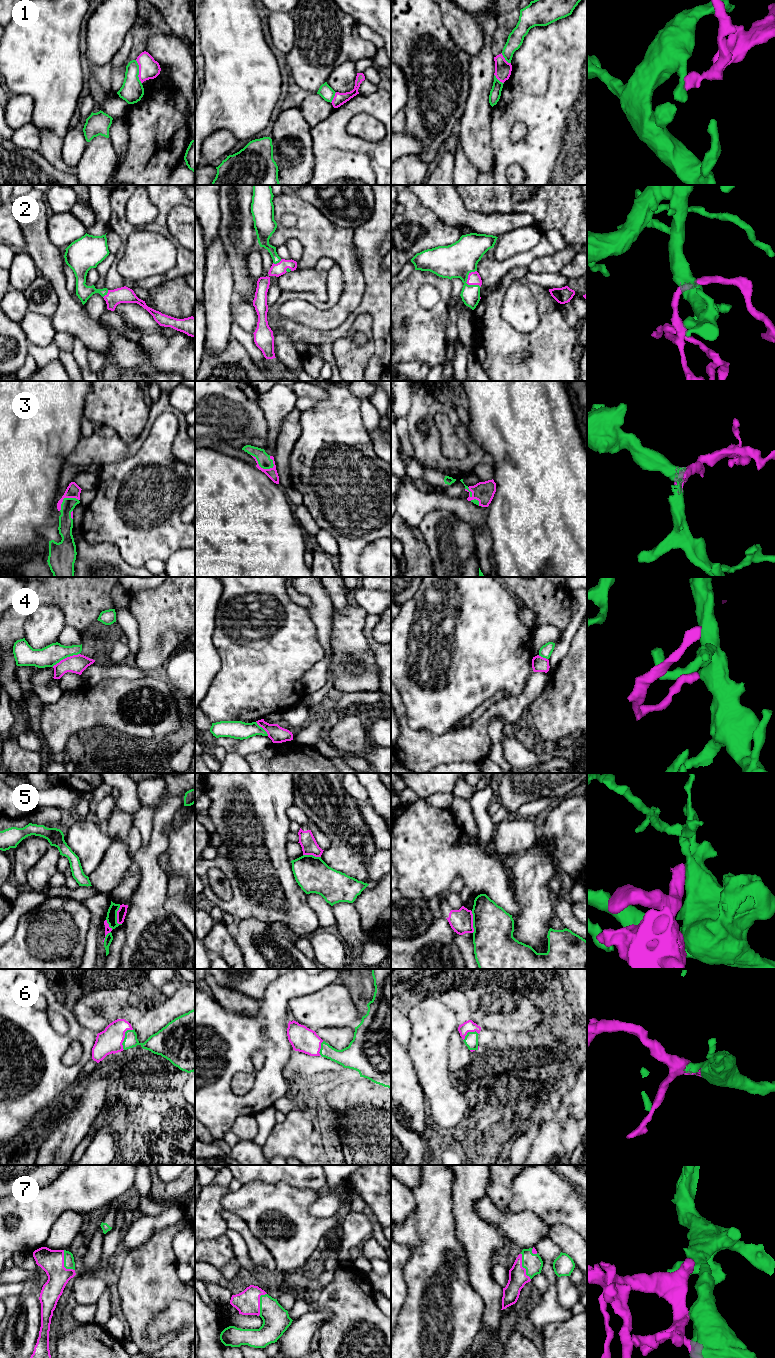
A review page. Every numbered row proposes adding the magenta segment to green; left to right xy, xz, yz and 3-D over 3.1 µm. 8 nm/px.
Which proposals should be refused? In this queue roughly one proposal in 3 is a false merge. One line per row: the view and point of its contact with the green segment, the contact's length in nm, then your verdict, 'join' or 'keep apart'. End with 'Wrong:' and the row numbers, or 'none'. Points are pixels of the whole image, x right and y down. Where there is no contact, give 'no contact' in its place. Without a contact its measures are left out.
1: xy (138, 72) | 200 nm | keep apart
2: yz (467, 284) | 160 nm | join
3: xz (261, 467) | 220 nm | join
4: xy (65, 657) | 240 nm | keep apart
5: xy (116, 915) | 160 nm | keep apart
6: xy (125, 1037) | 190 nm | join
7: yz (522, 1266) | 220 nm | join
Wrong: 1, 4, 5

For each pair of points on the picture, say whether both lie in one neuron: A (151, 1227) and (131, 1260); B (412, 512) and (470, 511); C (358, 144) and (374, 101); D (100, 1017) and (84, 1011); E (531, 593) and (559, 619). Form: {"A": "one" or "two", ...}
{"A": "two", "B": "one", "C": "one", "D": "one", "E": "one"}

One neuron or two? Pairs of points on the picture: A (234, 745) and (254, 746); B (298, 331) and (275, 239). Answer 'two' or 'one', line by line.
A: one
B: two

